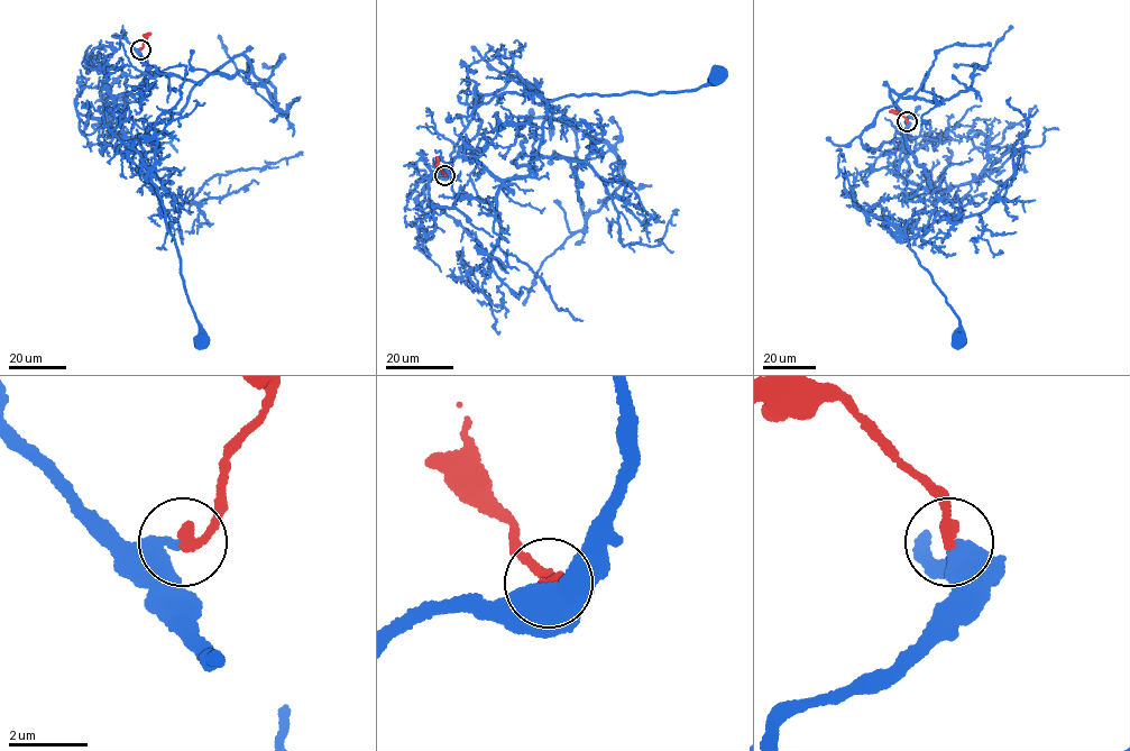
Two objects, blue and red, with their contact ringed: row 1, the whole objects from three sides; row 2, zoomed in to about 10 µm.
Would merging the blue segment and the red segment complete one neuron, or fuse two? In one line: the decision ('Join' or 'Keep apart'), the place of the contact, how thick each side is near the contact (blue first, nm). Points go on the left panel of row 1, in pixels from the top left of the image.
Join. Place: (140, 49). Thickness 360 nm (blue) against 320 nm

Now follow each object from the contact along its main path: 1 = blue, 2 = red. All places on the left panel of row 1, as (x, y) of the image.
1: (140, 49), (146, 64), (193, 82), (250, 67), (238, 55), (140, 144), (202, 342)
2: (140, 49), (148, 34)

